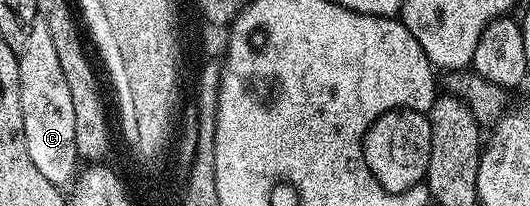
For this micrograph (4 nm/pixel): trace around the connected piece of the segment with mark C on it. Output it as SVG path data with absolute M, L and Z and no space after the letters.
M39 18L31 26L27 46L19 49L17 65L27 154L31 154L31 162L35 162L39 174L43 174L47 182L58 186L68 185L79 172L75 146L75 106L71 106L71 90L67 87L67 78L63 78L47 22Z

